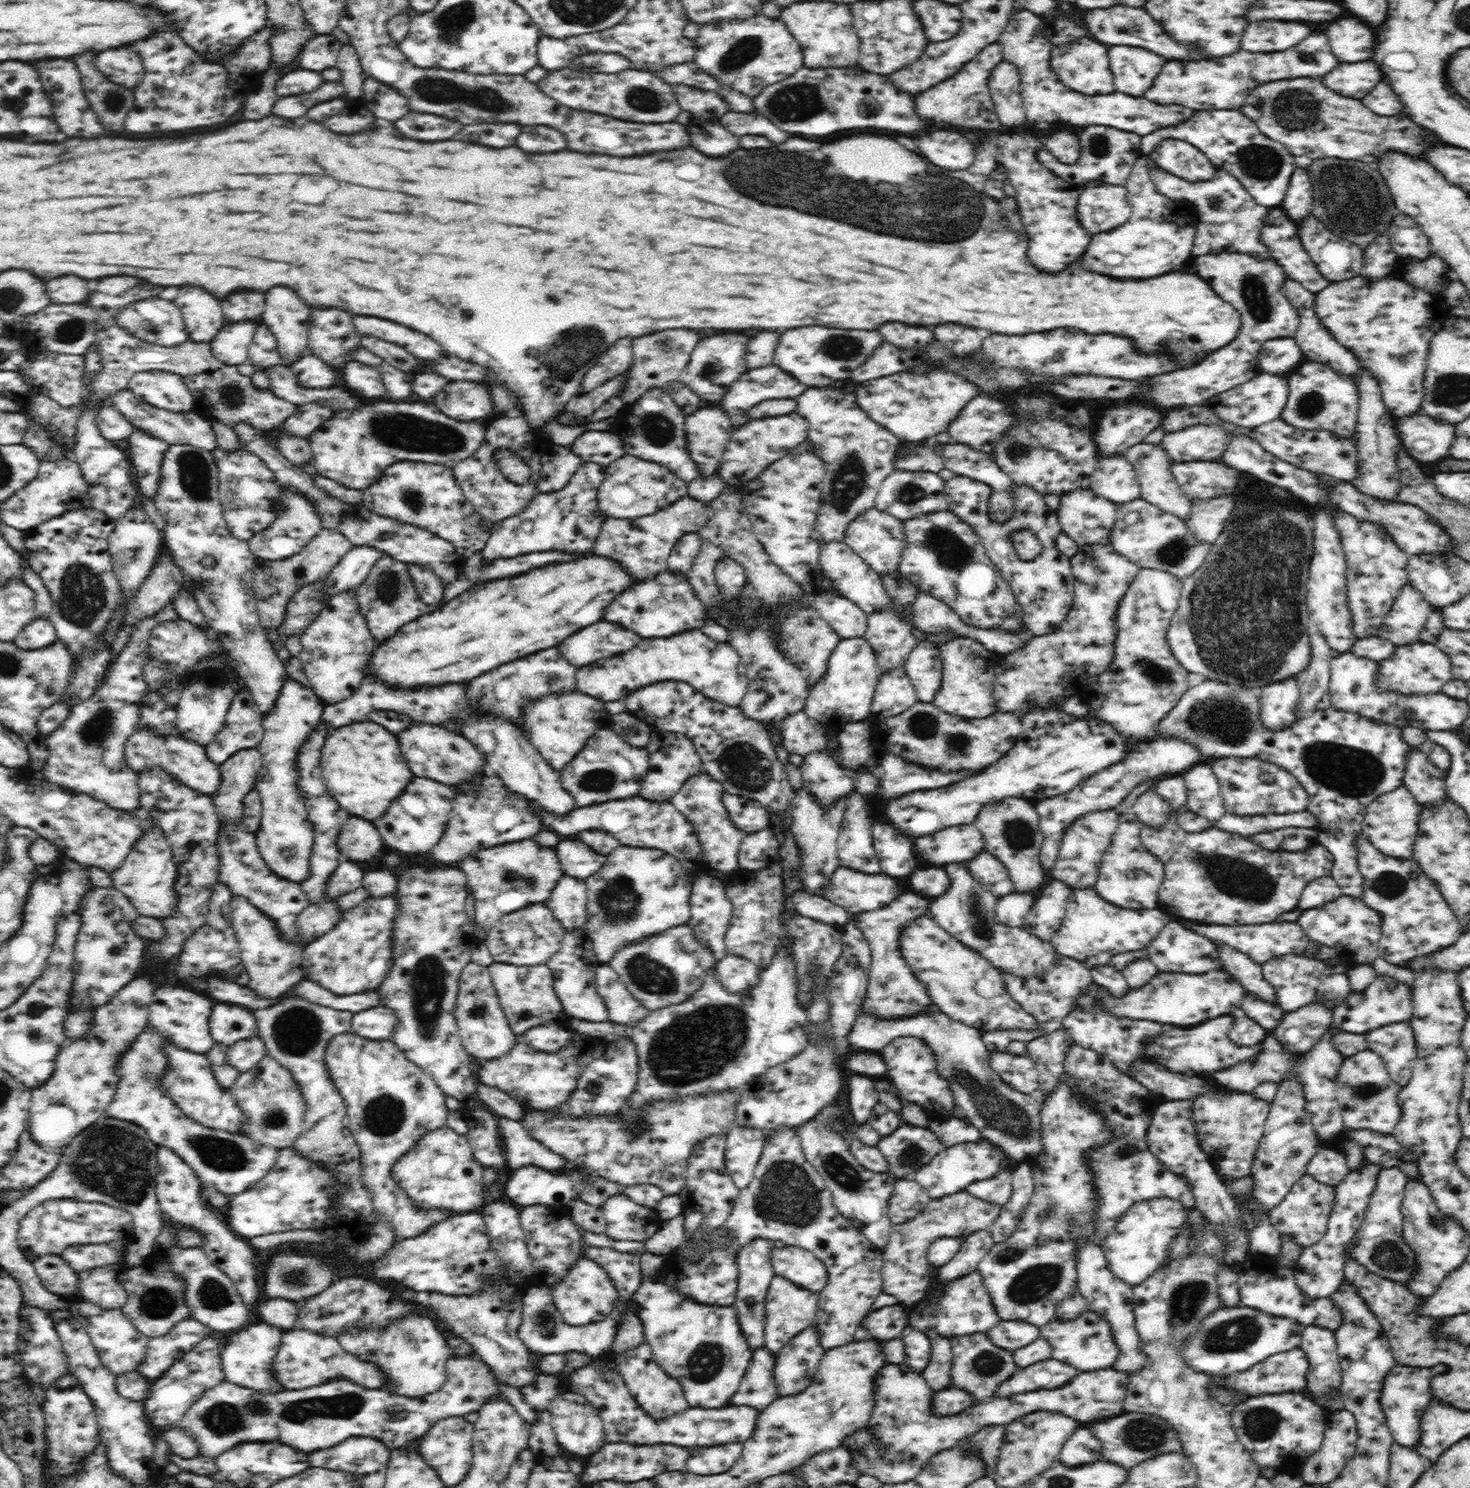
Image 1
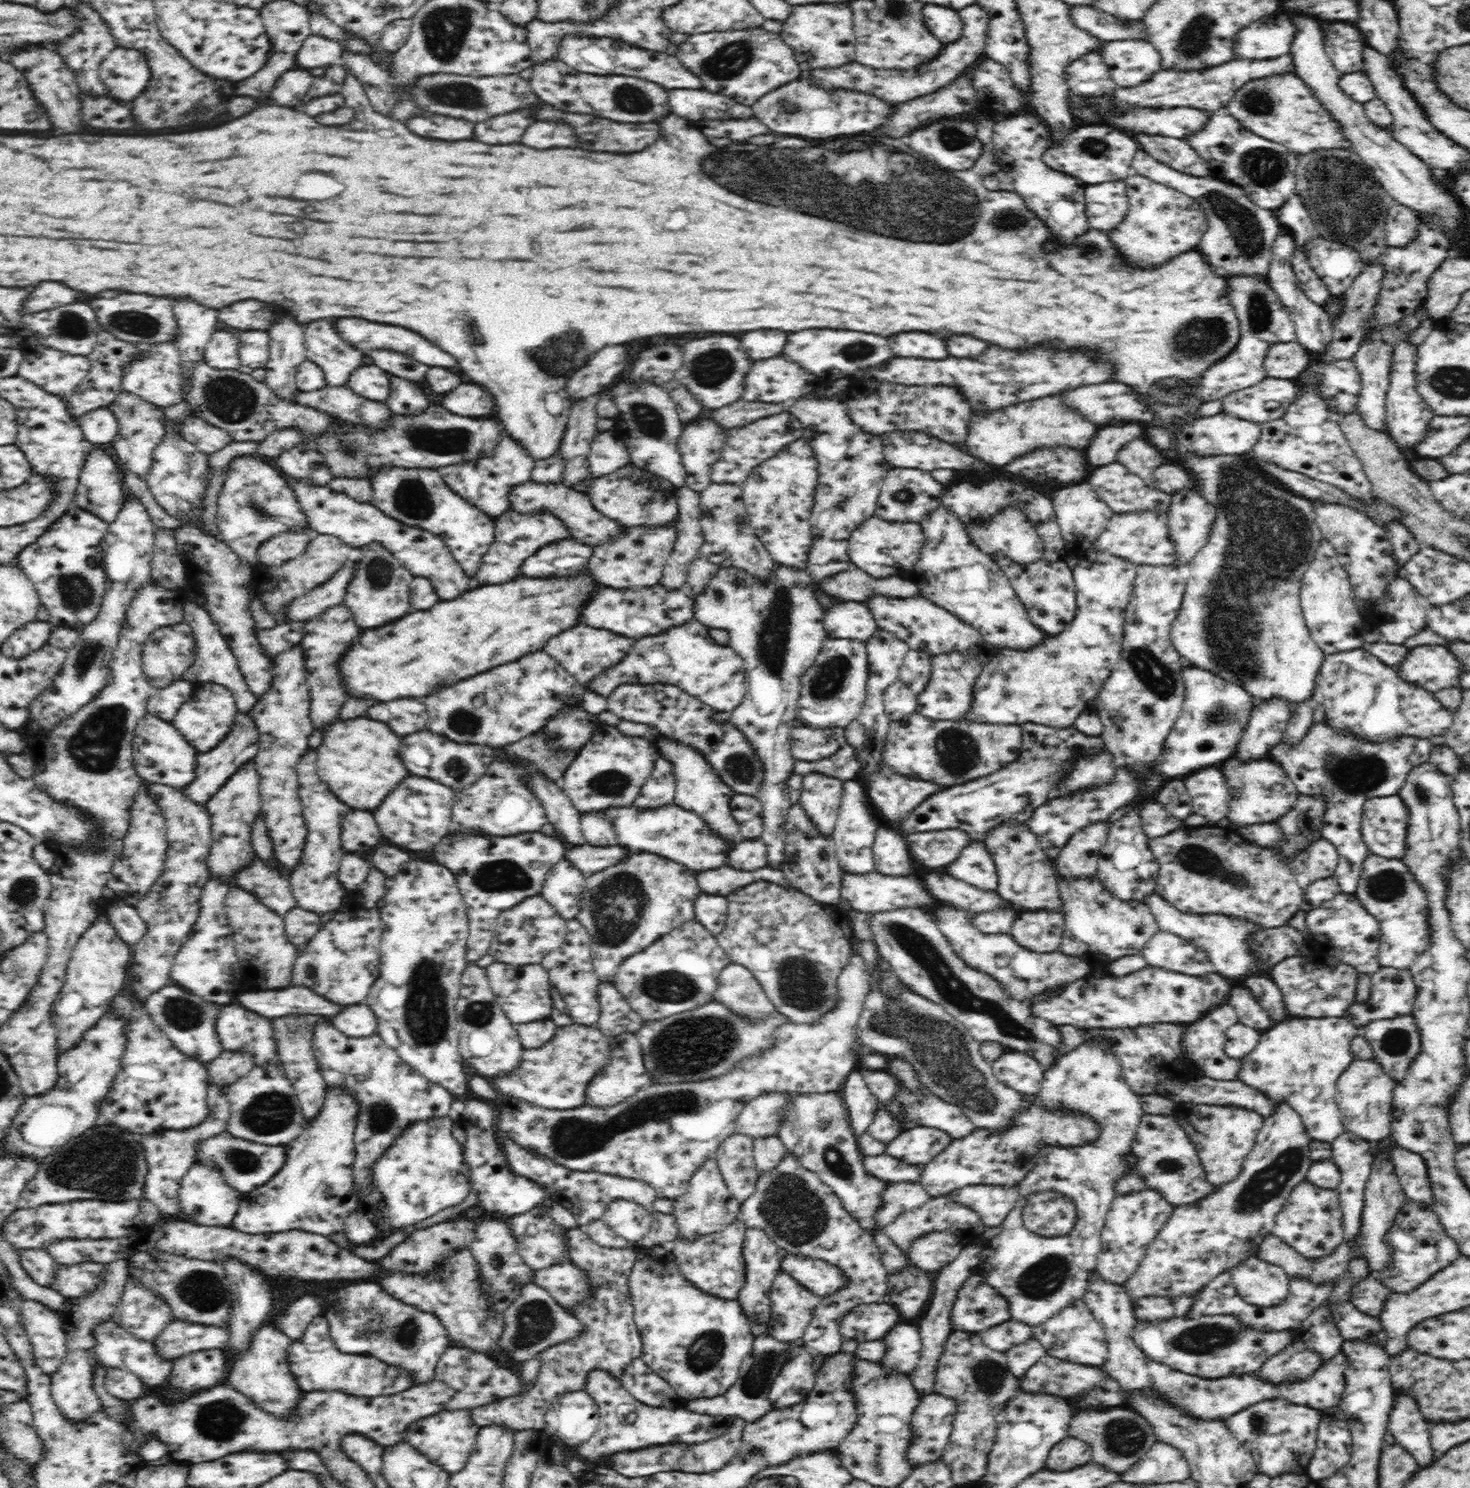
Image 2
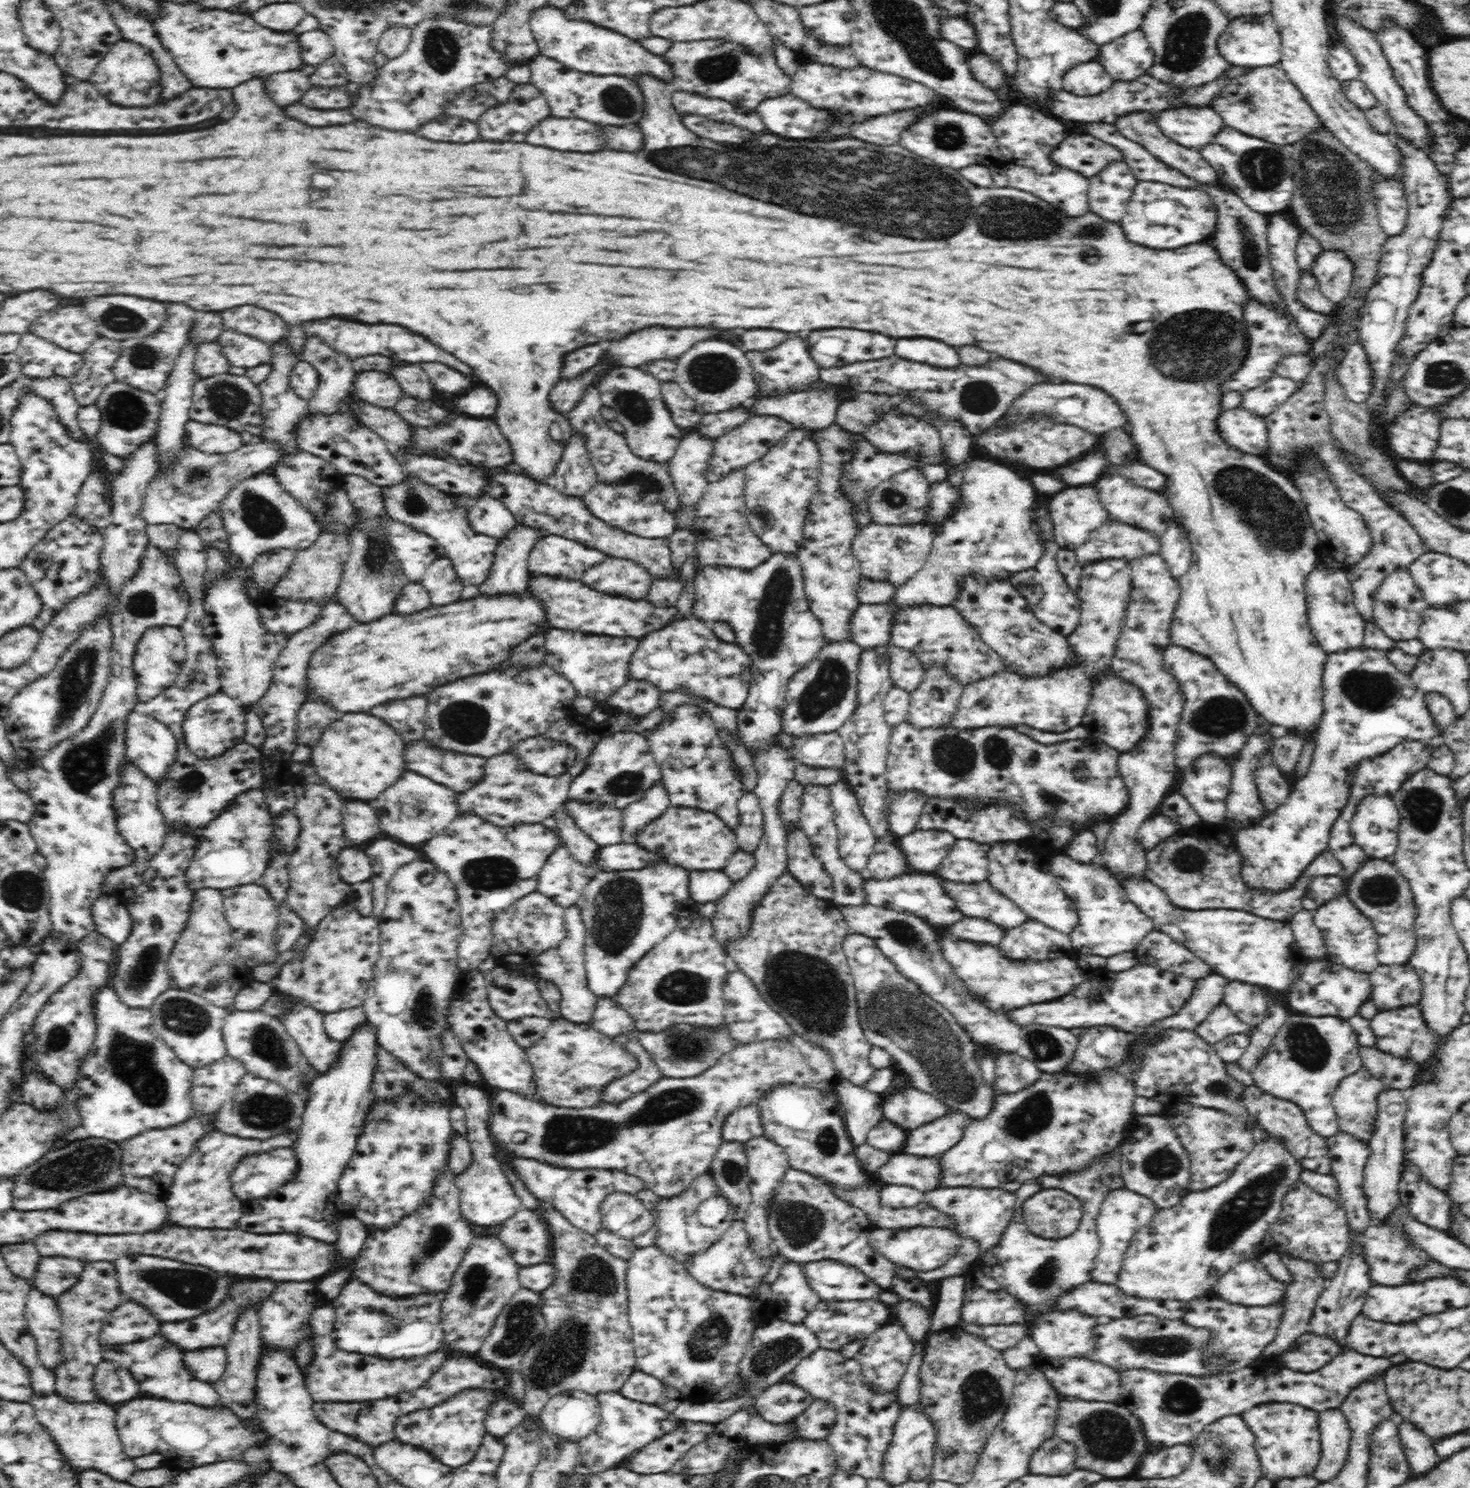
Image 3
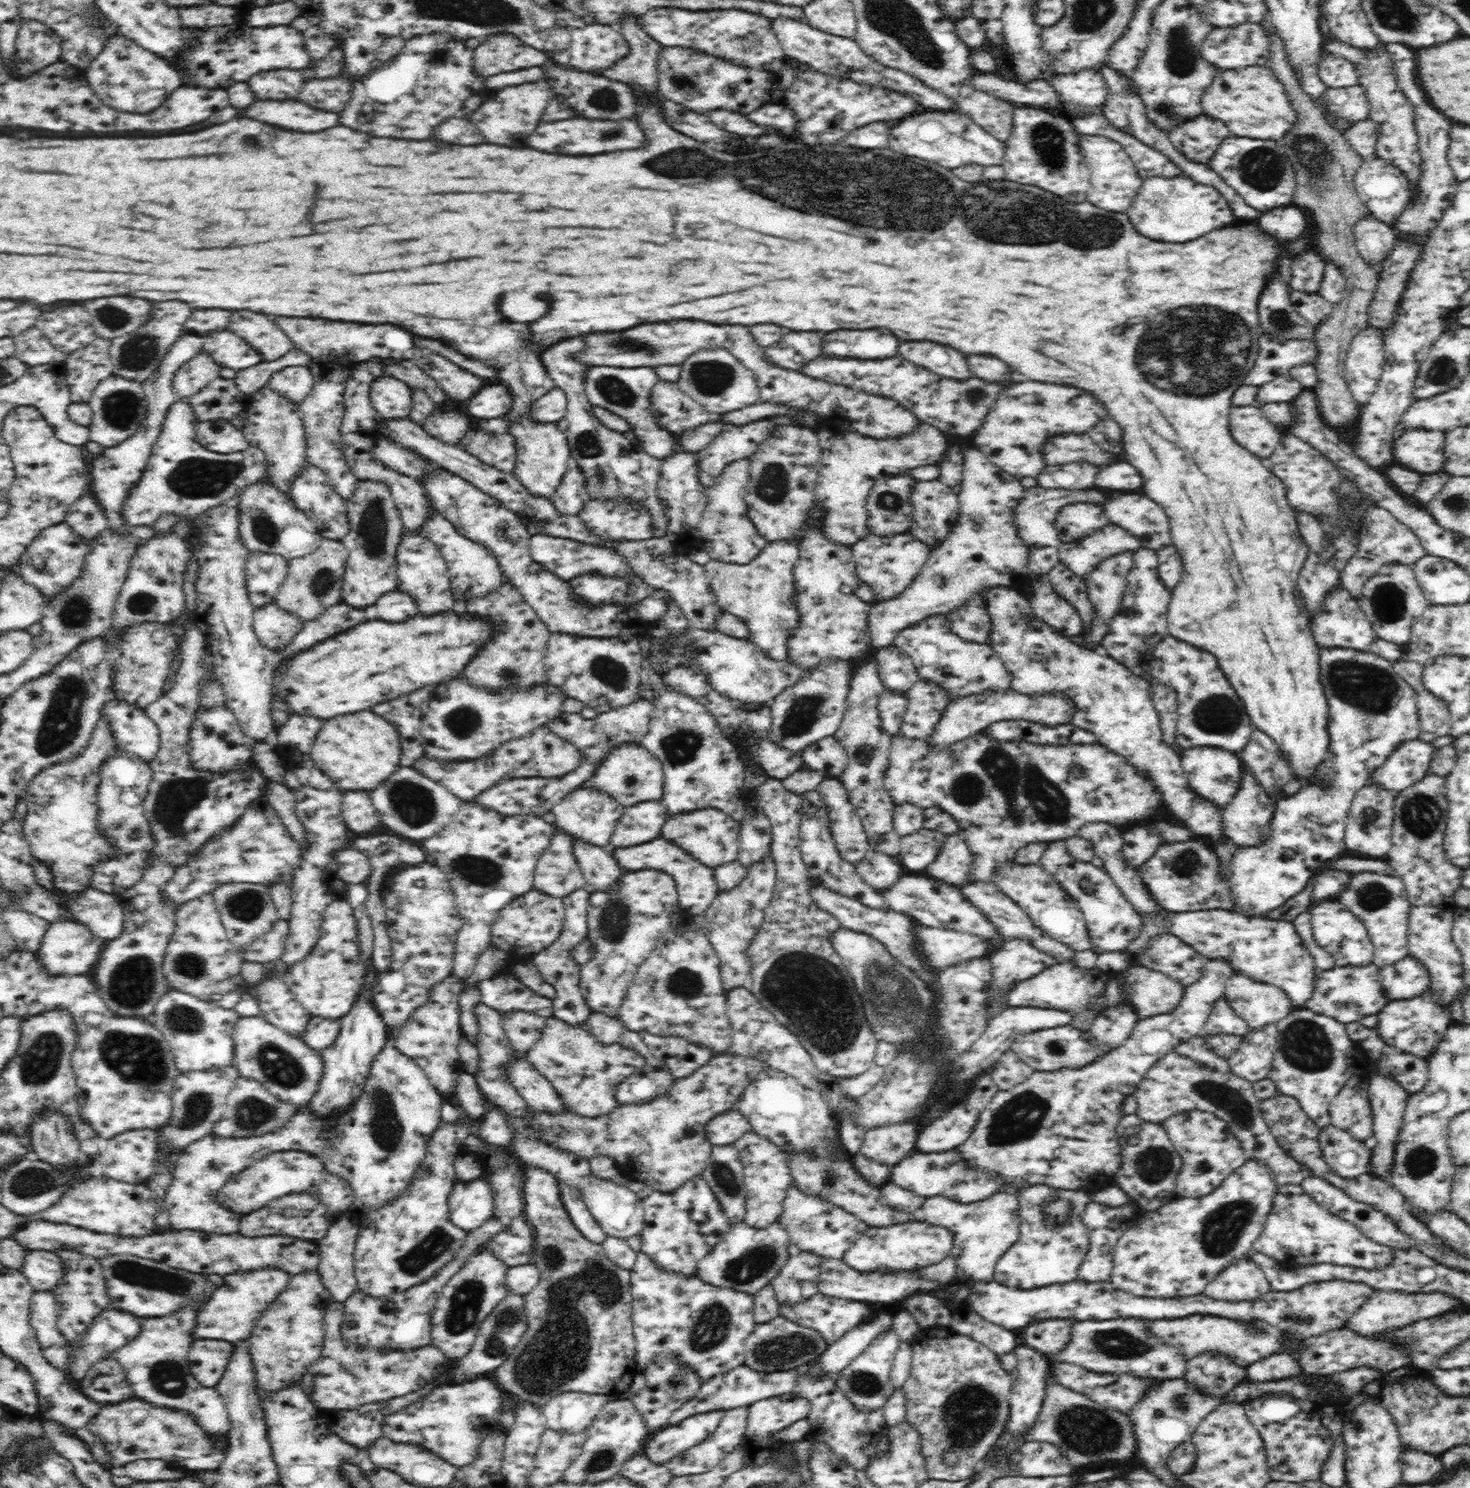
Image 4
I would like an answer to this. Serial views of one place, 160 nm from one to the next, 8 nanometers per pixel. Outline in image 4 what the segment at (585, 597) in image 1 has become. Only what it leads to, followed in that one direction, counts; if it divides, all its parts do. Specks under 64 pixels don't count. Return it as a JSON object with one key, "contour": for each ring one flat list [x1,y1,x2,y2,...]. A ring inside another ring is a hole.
{"contour":[[454,612,424,616,424,618,416,616,410,618,408,622,398,622,398,624,370,620,352,630,346,630,344,634,336,634,328,638,310,650,300,651,281,661,277,668,278,682,276,682,274,698,284,699,290,714,304,714,320,720,340,716,340,714,360,712,374,704,394,700,426,684,434,684,458,676,460,670,472,660,474,652,488,640,488,636,490,636,490,628,486,622,468,616,460,618]]}

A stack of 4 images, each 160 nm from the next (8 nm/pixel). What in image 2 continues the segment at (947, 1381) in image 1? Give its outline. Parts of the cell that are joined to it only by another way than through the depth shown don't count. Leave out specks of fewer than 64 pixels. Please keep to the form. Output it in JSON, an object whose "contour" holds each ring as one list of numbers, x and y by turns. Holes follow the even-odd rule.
{"contour":[[980,1242,980,1244,971,1244,963,1248,956,1257,956,1260,949,1261,944,1268,940,1269,936,1280,934,1280,934,1294,932,1294,932,1300,928,1304,928,1312,920,1320,920,1336,922,1336,921,1354,917,1365,908,1373,912,1386,915,1386,916,1392,919,1392,919,1394,927,1395,933,1392,935,1370,940,1355,944,1350,944,1345,947,1343,948,1336,953,1331,952,1326,950,1326,950,1312,952,1312,954,1307,956,1294,962,1288,964,1280,972,1276,972,1272,977,1272,978,1264,981,1262,980,1253,985,1245,986,1242]]}

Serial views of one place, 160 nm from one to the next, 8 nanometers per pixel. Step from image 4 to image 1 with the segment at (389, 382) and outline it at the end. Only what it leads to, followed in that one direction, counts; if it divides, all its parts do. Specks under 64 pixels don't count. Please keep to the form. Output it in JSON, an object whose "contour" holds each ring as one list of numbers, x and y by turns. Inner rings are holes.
{"contour":[[350,362,342,372,344,384,352,390,360,390,364,397,385,396,385,386,380,374,372,366,364,366,360,362]]}

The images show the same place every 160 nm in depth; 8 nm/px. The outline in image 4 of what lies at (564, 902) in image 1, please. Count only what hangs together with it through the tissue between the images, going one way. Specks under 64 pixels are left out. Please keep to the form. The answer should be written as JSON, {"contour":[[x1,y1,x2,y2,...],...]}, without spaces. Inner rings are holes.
{"contour":[[552,835,550,846,539,858,533,878,536,890,553,897,566,897,572,890,592,889,586,882,580,865,574,855,574,837,572,835]]}

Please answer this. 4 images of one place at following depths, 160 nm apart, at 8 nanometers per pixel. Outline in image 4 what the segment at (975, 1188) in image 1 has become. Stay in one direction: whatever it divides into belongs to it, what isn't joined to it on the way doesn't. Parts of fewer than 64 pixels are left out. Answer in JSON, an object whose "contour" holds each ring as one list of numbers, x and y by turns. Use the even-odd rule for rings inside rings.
{"contour":[[1012,1191,994,1194,988,1200,969,1204,934,1196,924,1202,919,1216,920,1220,941,1226,952,1233,954,1242,950,1254,956,1258,957,1278,960,1280,992,1282,996,1262,1020,1237,1019,1203,1016,1193]]}

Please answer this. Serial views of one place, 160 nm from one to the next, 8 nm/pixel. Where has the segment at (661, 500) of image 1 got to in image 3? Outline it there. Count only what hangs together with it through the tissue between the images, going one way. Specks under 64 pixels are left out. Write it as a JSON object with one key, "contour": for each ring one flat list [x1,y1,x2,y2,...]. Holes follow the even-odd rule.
{"contour":[[628,477,624,479,620,483,599,481,582,498,588,510,596,518,600,518,606,524,610,524,610,526,619,528,624,532,629,532,642,538,669,537,676,528,676,512,664,508,658,493,640,492,640,484,638,482,629,482]]}

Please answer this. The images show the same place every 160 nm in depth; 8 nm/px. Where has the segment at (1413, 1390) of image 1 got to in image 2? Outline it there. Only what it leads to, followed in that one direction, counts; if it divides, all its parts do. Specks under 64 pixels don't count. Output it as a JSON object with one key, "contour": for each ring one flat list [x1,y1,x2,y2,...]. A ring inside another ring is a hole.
{"contour":[[1405,1390,1395,1392,1394,1404,1390,1418,1388,1421,1387,1430,1394,1435,1397,1445,1406,1449,1420,1466,1428,1466,1434,1462,1432,1456,1432,1448,1430,1448,1430,1423,1423,1417,1415,1398,1411,1394,1407,1394]]}

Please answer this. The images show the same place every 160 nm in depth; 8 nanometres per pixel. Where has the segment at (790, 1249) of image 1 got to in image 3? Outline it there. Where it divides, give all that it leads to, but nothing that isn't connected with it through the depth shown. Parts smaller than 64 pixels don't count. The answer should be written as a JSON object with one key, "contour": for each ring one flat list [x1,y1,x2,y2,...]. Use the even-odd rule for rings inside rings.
{"contour":[[840,1261,804,1263,804,1275,821,1301,879,1301,882,1292,863,1272]]}

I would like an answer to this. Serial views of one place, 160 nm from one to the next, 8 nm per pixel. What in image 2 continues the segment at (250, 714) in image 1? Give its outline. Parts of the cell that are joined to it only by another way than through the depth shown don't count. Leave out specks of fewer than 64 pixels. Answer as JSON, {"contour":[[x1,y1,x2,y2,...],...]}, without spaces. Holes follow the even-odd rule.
{"contour":[[238,712,235,717,235,726,216,748,197,755,196,768,194,770,194,780,189,785,181,787,183,795,192,802,199,802,206,805,208,800,220,790,220,786,224,786,224,782,228,782,228,778,232,774,236,774,236,770,240,770,248,762,254,761,259,752,259,733,254,719,250,714,240,714]]}

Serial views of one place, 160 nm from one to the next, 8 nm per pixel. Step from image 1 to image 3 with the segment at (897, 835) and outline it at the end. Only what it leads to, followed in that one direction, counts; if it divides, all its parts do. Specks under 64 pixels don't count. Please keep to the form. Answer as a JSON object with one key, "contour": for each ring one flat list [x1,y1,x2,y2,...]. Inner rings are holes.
{"contour":[[877,841,865,870,868,872,866,878,882,880,882,878,894,878,894,876,906,874,908,864,906,864,904,854,900,852,900,848,896,844]]}

